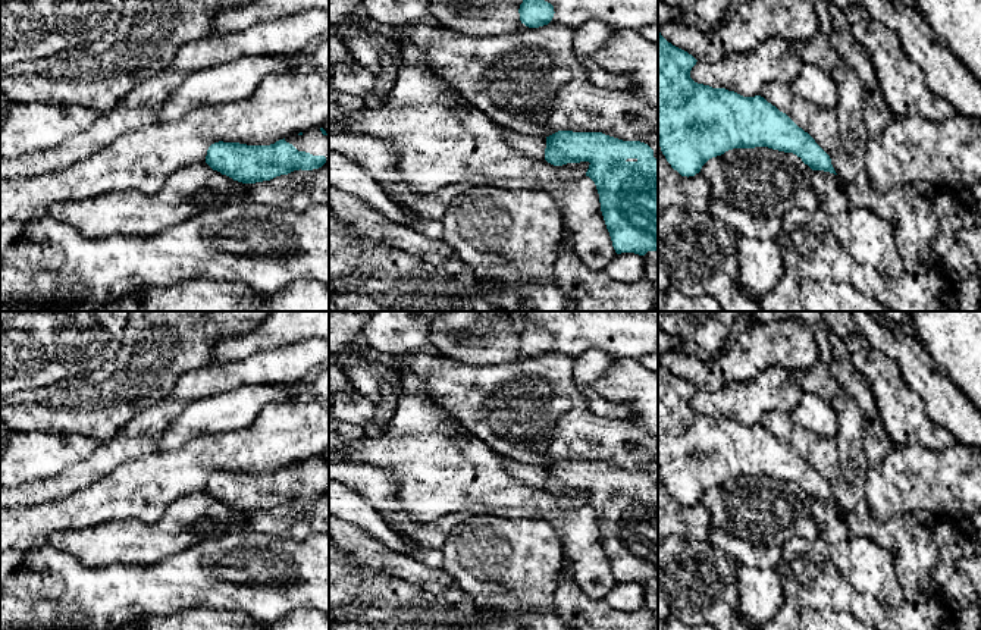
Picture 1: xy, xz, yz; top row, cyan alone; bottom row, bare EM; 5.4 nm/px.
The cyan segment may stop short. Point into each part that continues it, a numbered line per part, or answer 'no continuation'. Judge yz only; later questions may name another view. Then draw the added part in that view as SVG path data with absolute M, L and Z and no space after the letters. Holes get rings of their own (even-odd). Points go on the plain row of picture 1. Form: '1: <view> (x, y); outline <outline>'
no continuation

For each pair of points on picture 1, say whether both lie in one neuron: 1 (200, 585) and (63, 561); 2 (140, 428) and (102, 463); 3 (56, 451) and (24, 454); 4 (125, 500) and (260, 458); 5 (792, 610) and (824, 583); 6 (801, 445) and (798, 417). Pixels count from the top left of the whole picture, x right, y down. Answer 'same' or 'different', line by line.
1: same
2: same
3: same
4: same
5: different
6: different

